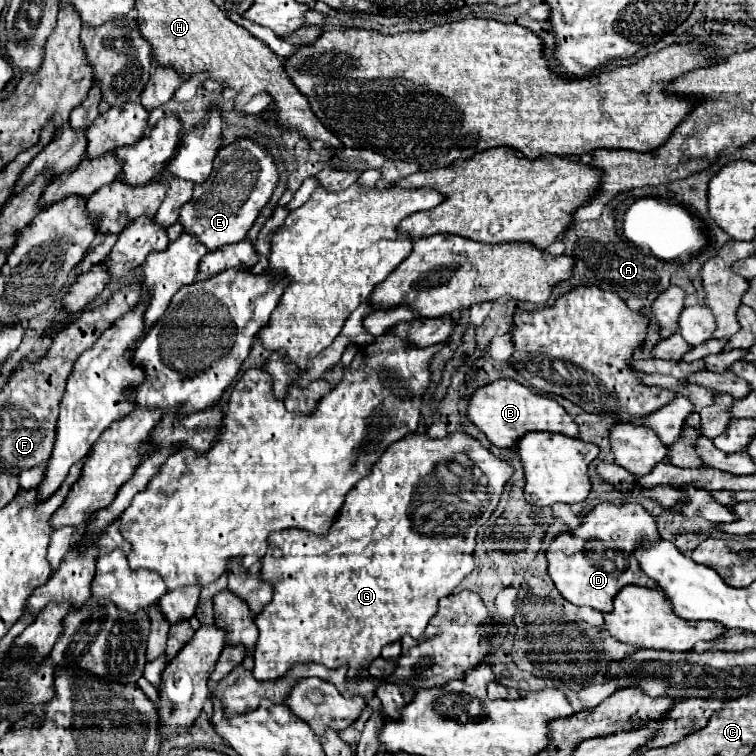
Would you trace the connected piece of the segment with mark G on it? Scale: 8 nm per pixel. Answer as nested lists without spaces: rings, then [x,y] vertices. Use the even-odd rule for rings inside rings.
[[[412,432],[412,434],[404,436],[402,440],[390,444],[386,448],[386,452],[380,456],[380,460],[370,468],[370,474],[366,478],[362,478],[348,492],[344,508],[328,534],[318,536],[318,534],[306,532],[306,530],[274,532],[274,536],[270,536],[270,548],[273,554],[262,558],[262,578],[270,580],[274,584],[274,598],[270,604],[266,604],[266,608],[260,614],[256,614],[256,626],[260,630],[260,636],[254,646],[254,654],[252,654],[254,656],[254,670],[252,670],[254,678],[256,680],[276,680],[278,676],[284,676],[294,664],[300,664],[300,662],[316,662],[316,664],[324,664],[326,668],[340,668],[342,664],[346,664],[348,676],[358,676],[368,668],[368,664],[374,658],[380,656],[380,650],[386,644],[400,640],[404,634],[410,634],[412,638],[420,638],[424,634],[428,620],[436,614],[438,600],[442,596],[452,594],[454,588],[476,568],[474,546],[476,546],[478,528],[484,526],[488,522],[488,518],[492,516],[492,512],[496,510],[496,506],[500,502],[500,494],[512,474],[514,474],[514,468],[508,462],[496,458],[490,450],[486,450],[480,444],[480,440],[472,438],[470,434],[454,432],[444,438],[430,438],[428,434]],[[452,464],[464,464],[464,468],[472,466],[472,474],[468,472],[468,474],[460,476],[460,472],[456,472],[452,468]]]

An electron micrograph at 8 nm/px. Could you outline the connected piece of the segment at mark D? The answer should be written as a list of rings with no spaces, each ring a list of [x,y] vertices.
[[[602,502],[584,518],[584,524],[580,524],[574,534],[566,532],[552,540],[550,550],[546,552],[550,578],[568,602],[576,606],[590,606],[600,612],[612,612],[612,600],[624,586],[658,586],[640,570],[640,564],[634,558],[634,550],[644,540],[658,542],[660,534],[656,520],[642,504]]]

